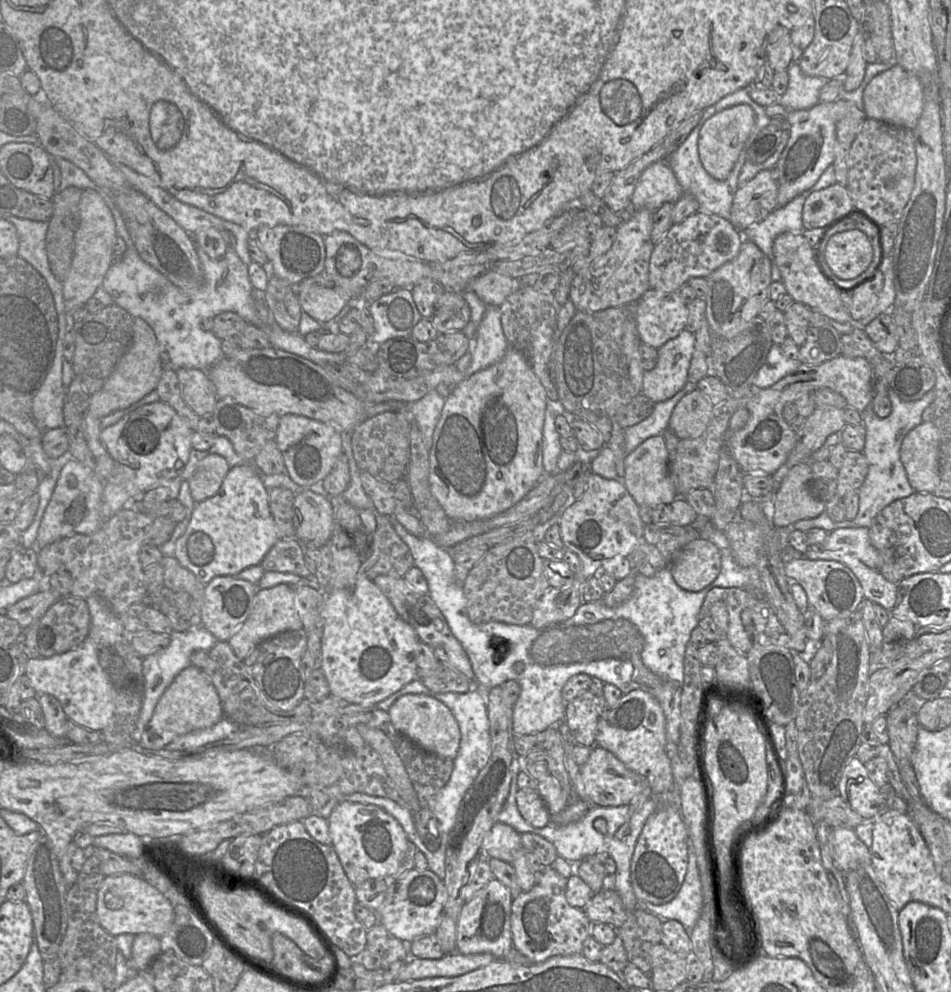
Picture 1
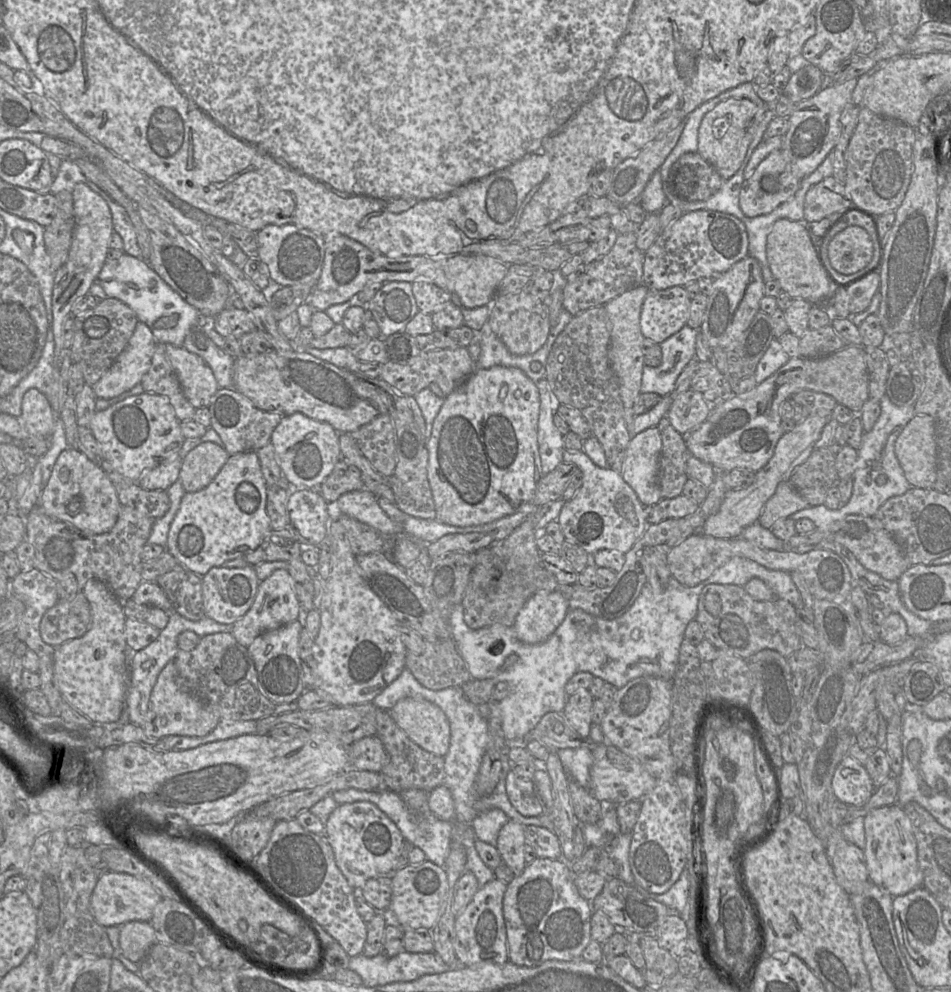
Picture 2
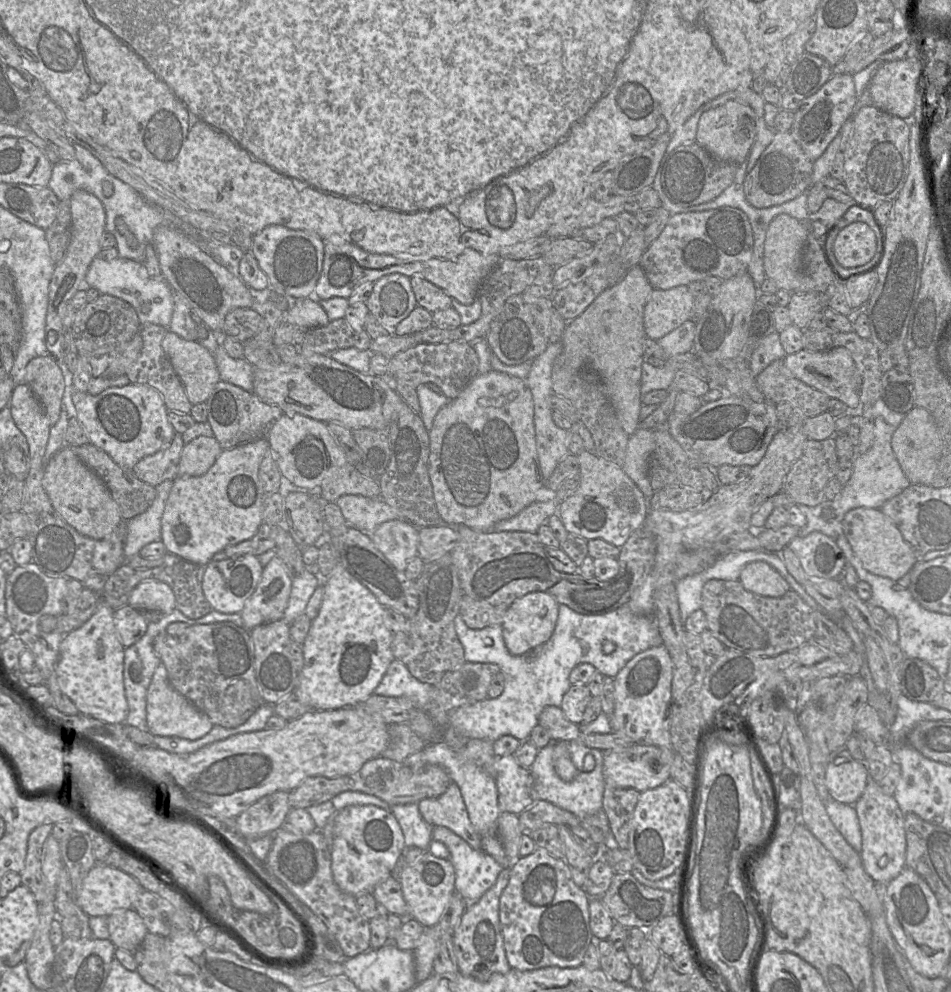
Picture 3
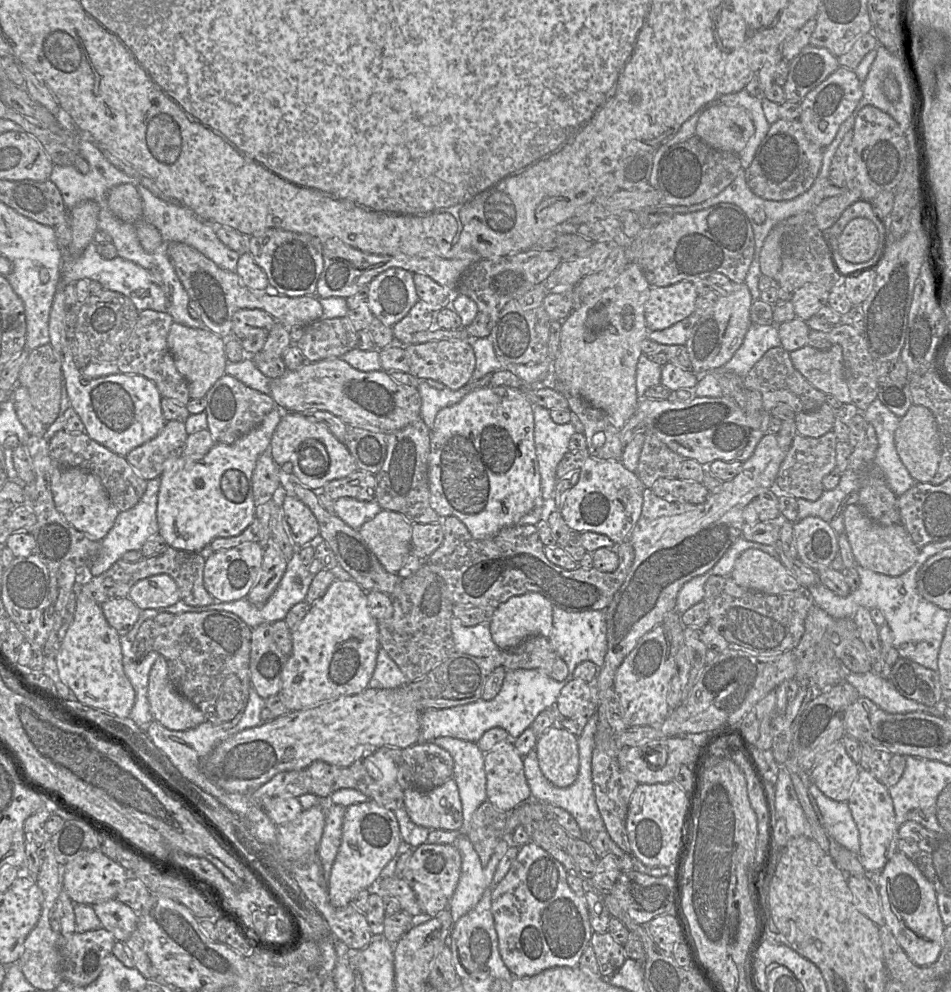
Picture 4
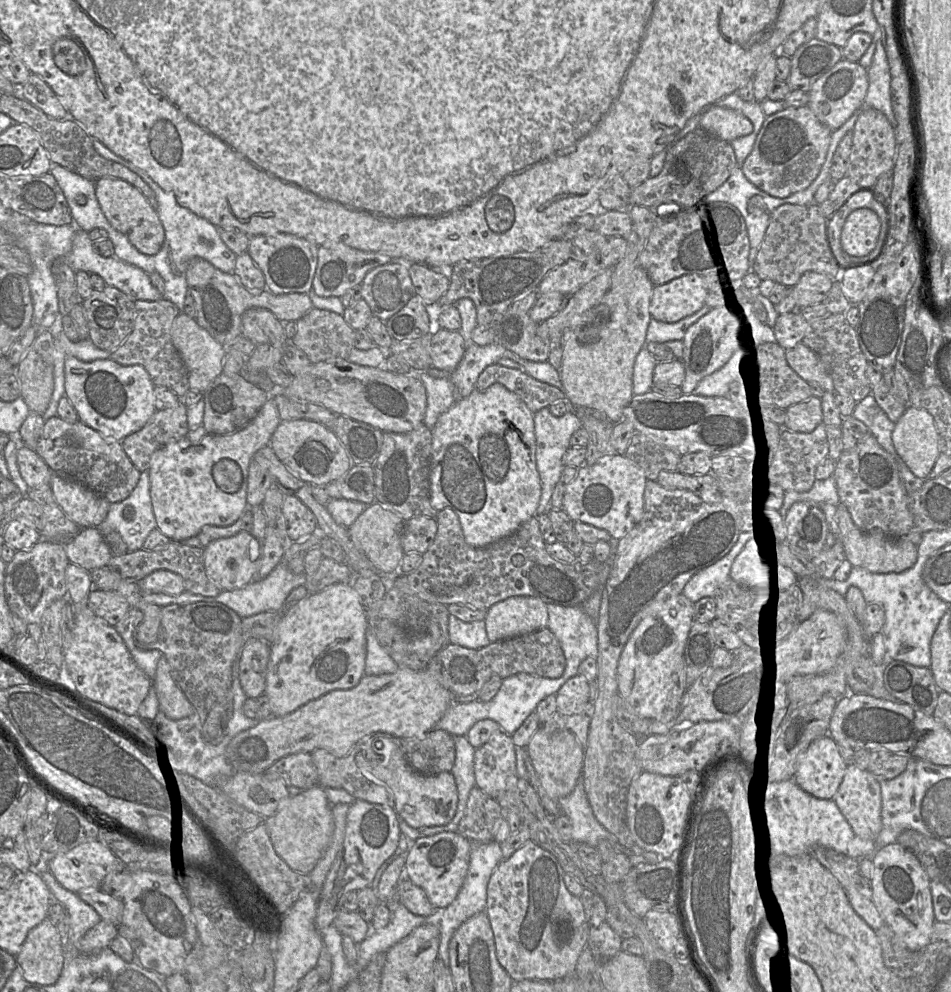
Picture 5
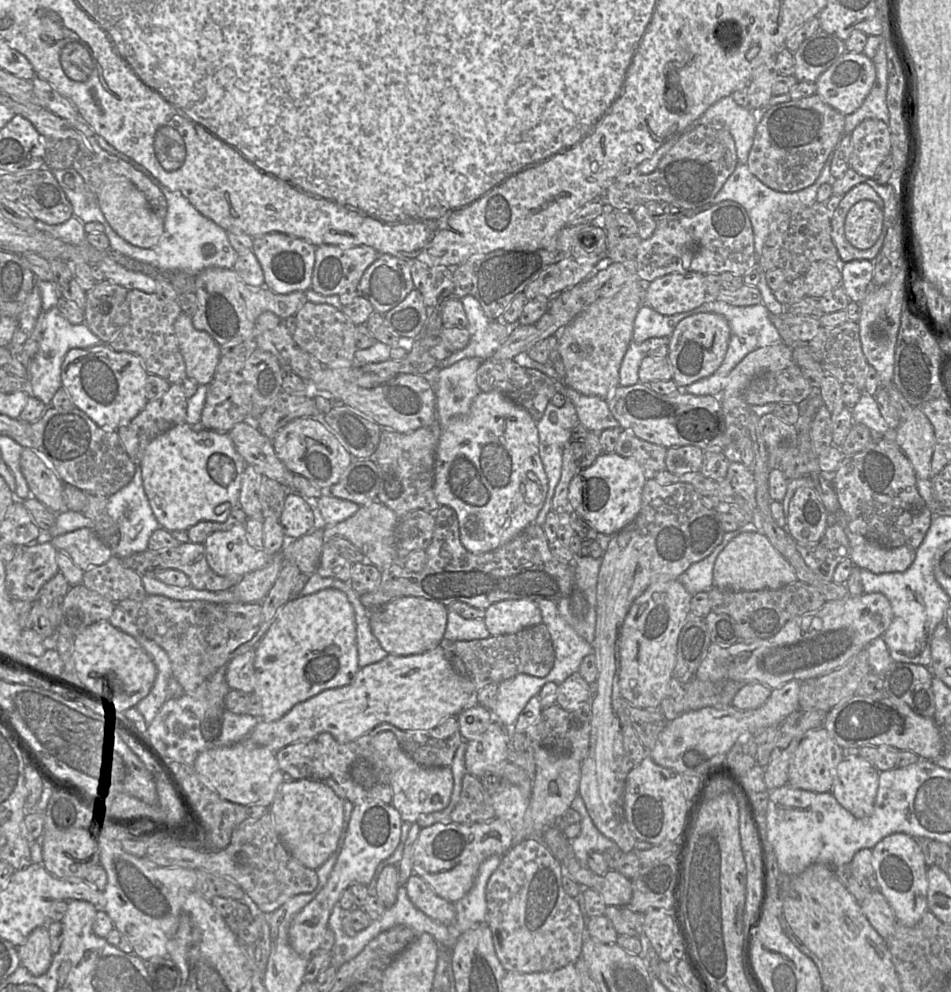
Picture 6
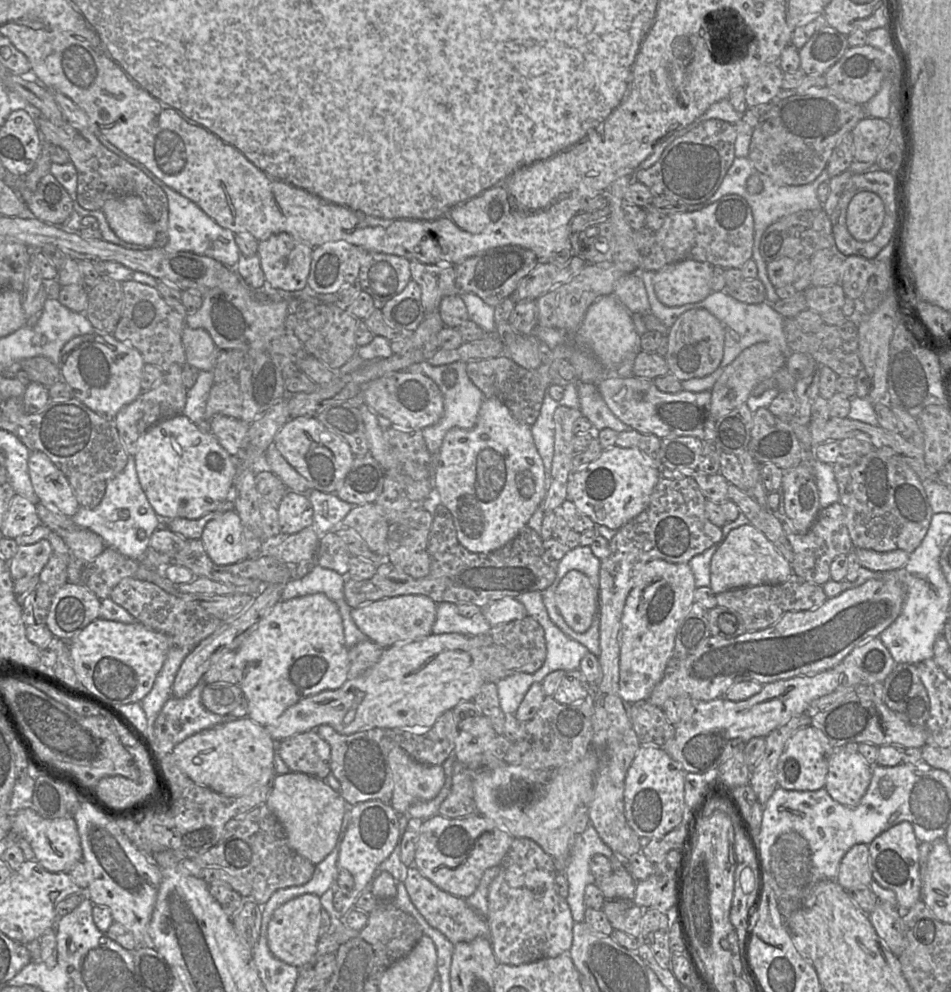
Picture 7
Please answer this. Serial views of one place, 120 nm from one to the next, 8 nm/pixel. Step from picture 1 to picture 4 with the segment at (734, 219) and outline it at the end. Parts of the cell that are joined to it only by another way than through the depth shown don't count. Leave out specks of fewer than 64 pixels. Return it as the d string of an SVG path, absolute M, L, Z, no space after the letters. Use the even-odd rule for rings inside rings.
M779 119L770 125L751 165L745 169L746 182L755 195L765 200L791 200L811 188L822 159L823 148L808 138L799 120Z

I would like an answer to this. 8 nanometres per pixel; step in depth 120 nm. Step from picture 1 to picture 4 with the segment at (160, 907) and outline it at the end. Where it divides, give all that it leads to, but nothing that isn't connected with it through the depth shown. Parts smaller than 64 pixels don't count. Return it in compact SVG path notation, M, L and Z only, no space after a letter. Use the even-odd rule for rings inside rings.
M98 850L79 856L62 867L62 889L66 891L74 904L95 905L116 899L130 873L116 860L110 859Z

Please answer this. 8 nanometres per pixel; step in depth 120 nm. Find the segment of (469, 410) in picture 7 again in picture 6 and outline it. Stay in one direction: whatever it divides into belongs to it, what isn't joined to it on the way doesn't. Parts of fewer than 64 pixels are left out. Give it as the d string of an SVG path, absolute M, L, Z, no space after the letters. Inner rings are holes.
M463 358L438 372L436 376L436 420L441 428L451 418L469 413L472 401L481 392L476 383L476 371L482 362L480 358Z

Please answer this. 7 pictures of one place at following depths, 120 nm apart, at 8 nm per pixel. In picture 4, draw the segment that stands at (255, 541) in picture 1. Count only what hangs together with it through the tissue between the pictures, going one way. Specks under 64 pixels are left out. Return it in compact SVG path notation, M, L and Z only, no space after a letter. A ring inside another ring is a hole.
M277 406L264 418L262 423L233 444L216 443L200 461L192 461L182 455L170 458L164 463L160 475L160 488L157 501L157 521L159 534L172 548L199 553L214 539L240 535L255 518L252 475L258 458L269 452L273 433L285 411Z

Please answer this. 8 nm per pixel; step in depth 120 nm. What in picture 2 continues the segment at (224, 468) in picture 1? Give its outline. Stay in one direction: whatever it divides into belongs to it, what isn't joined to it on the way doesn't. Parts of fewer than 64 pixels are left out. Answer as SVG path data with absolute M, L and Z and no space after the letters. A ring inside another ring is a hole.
M202 442L183 459L179 480L186 492L197 492L207 487L229 458L224 447L214 442Z

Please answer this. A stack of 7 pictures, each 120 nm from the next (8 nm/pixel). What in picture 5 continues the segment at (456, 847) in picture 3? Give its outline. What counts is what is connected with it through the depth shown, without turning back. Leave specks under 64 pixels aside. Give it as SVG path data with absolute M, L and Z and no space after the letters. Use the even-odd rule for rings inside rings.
M495 841L485 844L472 844L469 868L464 883L456 899L442 910L441 920L439 921L440 941L438 959L446 966L449 967L449 943L454 932L472 916L486 911L488 883L494 870L502 860L501 844Z

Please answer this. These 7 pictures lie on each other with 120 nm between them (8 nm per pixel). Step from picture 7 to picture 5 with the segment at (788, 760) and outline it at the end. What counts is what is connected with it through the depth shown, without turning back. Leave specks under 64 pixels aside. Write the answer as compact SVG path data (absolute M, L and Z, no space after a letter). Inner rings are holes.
M826 734L814 740L801 756L795 782L818 798L832 799L838 792L847 767L839 745Z

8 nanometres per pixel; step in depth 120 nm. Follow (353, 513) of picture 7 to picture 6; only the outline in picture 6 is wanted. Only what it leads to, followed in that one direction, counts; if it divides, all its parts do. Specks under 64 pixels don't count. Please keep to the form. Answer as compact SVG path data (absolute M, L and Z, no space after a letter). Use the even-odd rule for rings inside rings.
M375 500L370 504L361 506L359 510L348 519L333 526L322 526L325 541L335 536L343 537L353 543L365 556L366 560L379 570L389 568L397 561L395 540L395 527L398 517L381 502Z

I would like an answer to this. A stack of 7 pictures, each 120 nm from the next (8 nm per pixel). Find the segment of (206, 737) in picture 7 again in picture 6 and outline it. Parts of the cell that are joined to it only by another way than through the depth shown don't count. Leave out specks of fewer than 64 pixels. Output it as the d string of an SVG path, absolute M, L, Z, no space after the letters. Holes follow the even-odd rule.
M248 736L233 745L201 752L195 759L193 768L200 779L220 798L240 805L261 805L269 808L285 781L275 753L254 743Z

